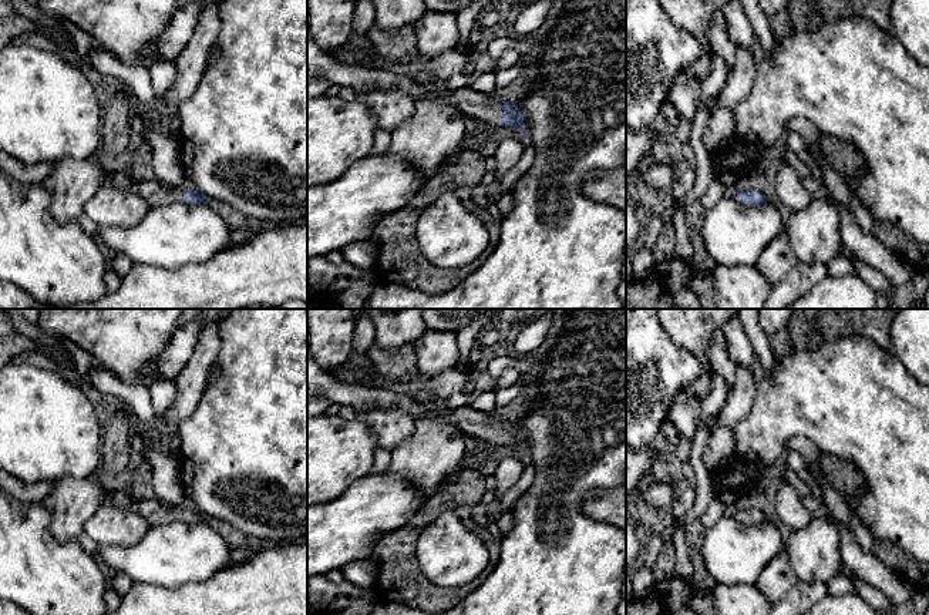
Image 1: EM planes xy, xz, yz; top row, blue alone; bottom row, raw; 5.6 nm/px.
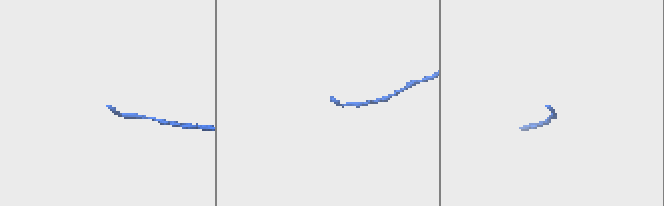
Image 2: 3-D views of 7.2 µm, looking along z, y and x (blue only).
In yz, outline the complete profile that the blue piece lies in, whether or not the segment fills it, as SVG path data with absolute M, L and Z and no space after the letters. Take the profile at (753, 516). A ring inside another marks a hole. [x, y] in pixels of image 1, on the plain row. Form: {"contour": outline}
{"contour": "M748 508L738 510L734 518L748 525L761 525L767 520L767 515L758 508Z"}

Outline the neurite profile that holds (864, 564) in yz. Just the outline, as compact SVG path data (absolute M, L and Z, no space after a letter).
M828 511L821 517L839 531L844 564L861 579L881 589L893 604L908 602L913 596L918 589L903 582L874 554L866 552L856 541L852 530L838 522Z

